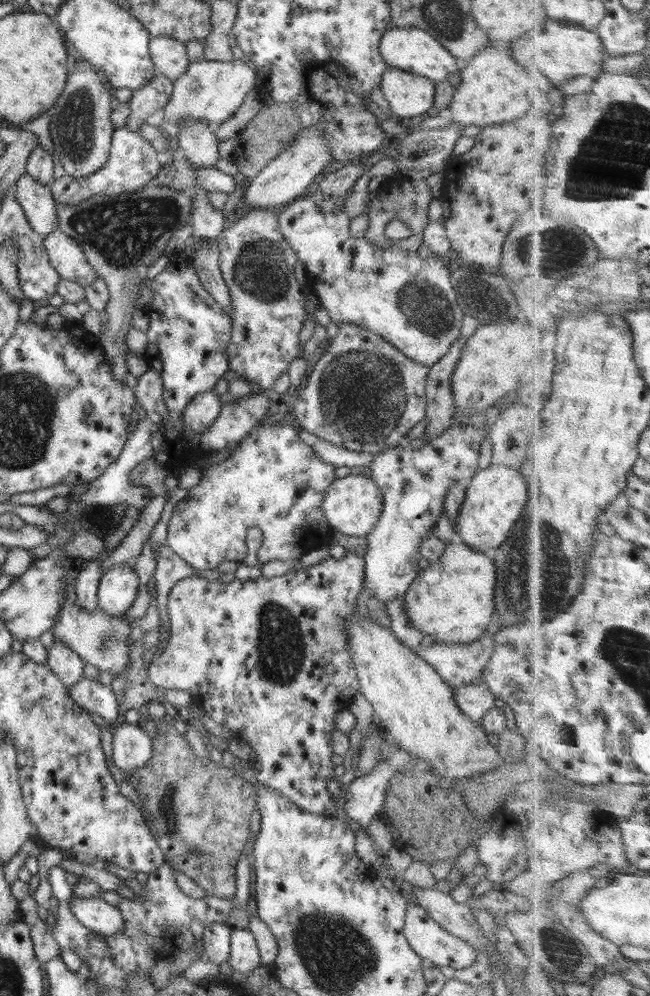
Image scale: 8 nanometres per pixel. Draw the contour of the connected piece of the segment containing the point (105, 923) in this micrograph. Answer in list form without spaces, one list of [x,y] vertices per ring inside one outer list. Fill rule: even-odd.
[[[73,895],[70,900],[72,915],[91,932],[102,935],[116,935],[123,930],[122,916],[118,907],[108,904],[100,897]]]

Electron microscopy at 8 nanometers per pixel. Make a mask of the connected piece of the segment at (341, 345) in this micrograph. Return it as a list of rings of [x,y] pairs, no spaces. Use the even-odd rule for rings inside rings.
[[[339,324],[340,332],[330,339],[328,349],[317,357],[306,388],[294,397],[289,414],[292,422],[334,446],[353,452],[379,454],[389,448],[406,445],[408,432],[426,418],[426,389],[429,368],[399,352],[382,336],[356,324]]]

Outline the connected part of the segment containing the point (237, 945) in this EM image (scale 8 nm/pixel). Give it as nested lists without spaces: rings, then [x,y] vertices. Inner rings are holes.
[[[232,928],[229,963],[238,974],[248,974],[261,966],[258,945],[251,931]]]

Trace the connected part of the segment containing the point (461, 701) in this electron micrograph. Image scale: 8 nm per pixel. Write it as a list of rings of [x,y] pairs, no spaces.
[[[484,682],[453,687],[453,698],[458,708],[479,725],[488,710],[499,703]]]

